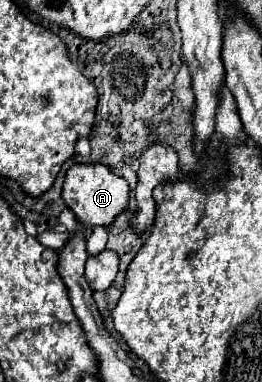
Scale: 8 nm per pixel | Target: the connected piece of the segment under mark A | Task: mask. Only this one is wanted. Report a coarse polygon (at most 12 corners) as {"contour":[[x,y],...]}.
{"contour":[[73,165],[61,197],[85,227],[109,227],[127,209],[125,179]]}

